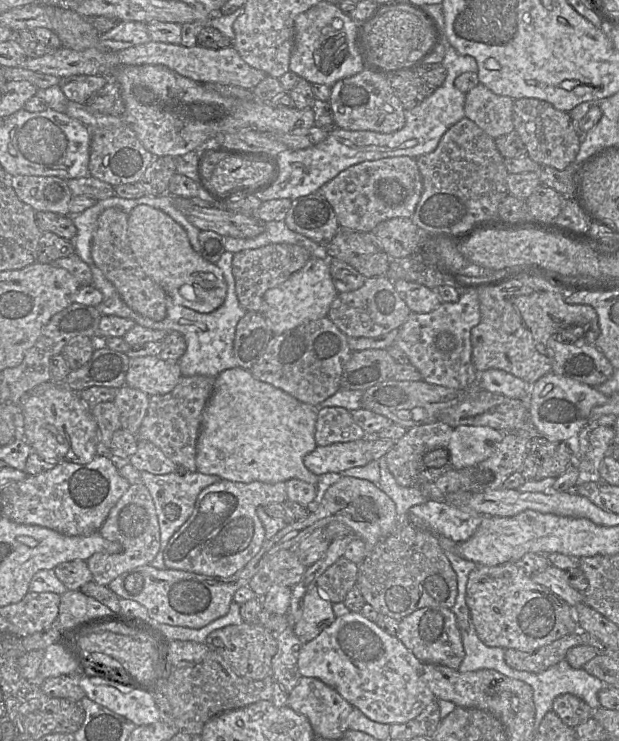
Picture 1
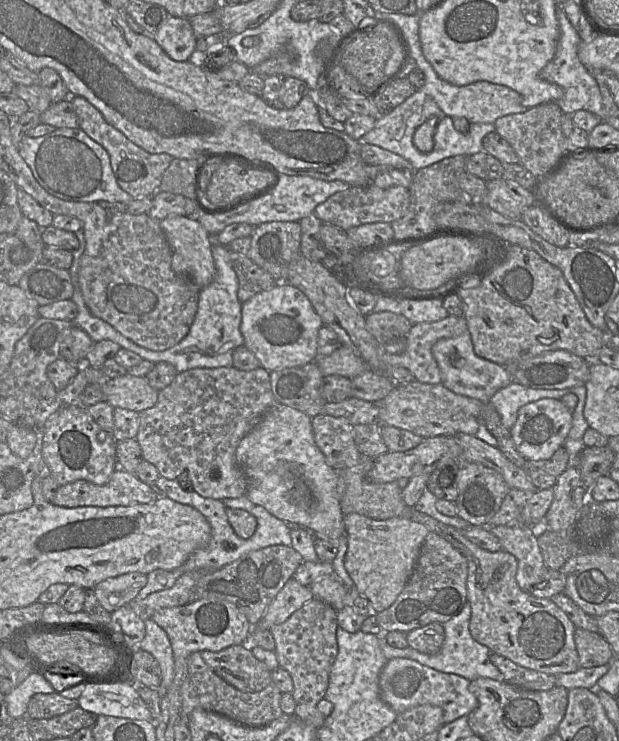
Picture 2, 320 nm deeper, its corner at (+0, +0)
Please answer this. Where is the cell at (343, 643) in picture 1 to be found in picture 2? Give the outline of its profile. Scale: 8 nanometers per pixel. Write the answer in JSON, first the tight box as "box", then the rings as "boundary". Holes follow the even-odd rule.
{"box":[379,658,478,724],"boundary":[[[408,658],[387,661],[379,675],[381,699],[397,714],[424,704],[438,706],[443,710],[444,724],[469,715],[478,706],[476,696],[470,691],[468,679],[453,673],[444,673]]]}

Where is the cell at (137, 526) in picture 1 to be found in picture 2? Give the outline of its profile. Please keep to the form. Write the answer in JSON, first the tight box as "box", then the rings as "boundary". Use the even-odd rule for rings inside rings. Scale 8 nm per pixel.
{"box":[94,572,147,613],"boundary":[[[129,572],[98,583],[94,593],[101,606],[112,613],[134,600],[147,583],[147,574]]]}

